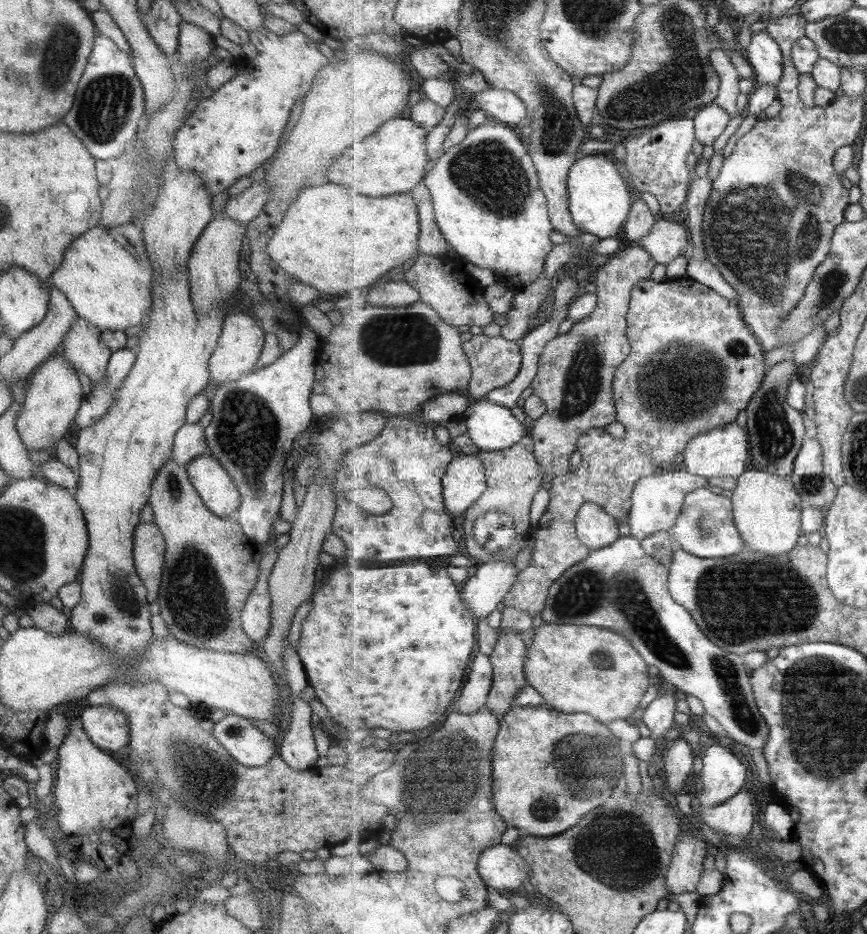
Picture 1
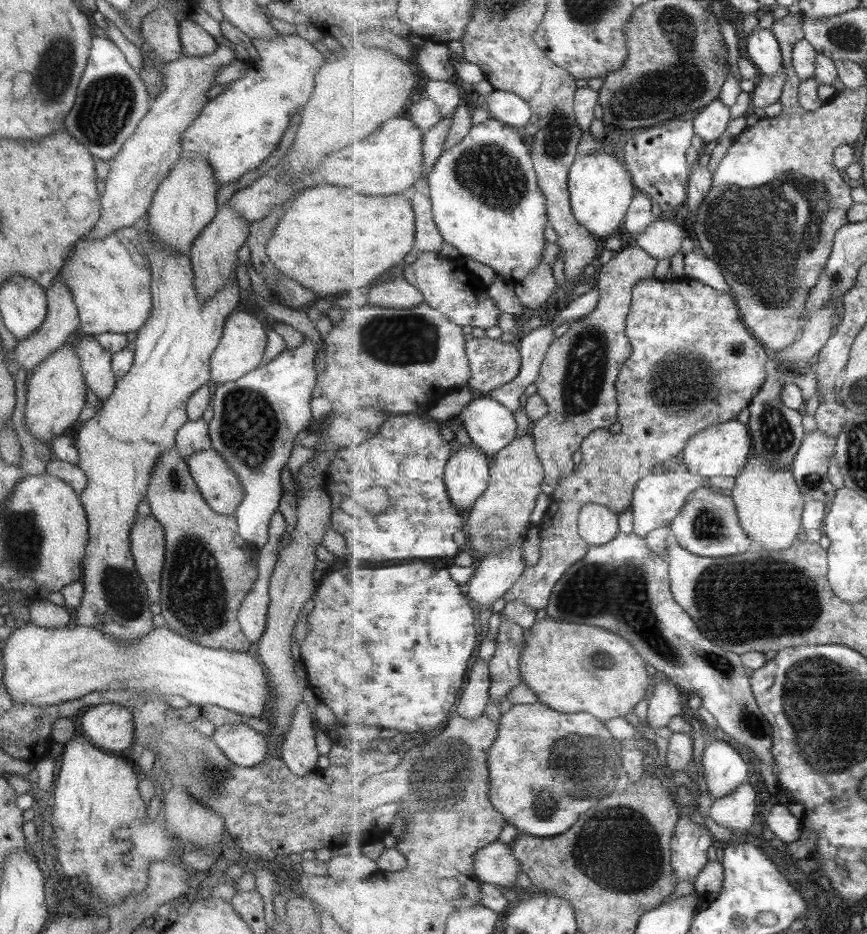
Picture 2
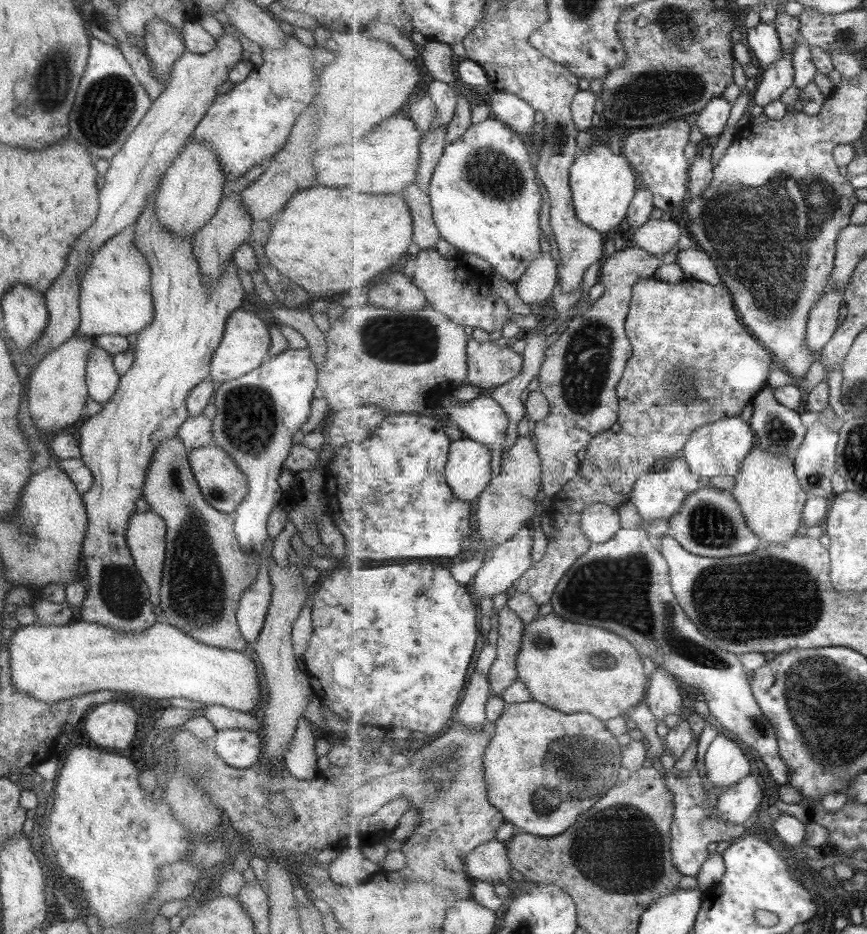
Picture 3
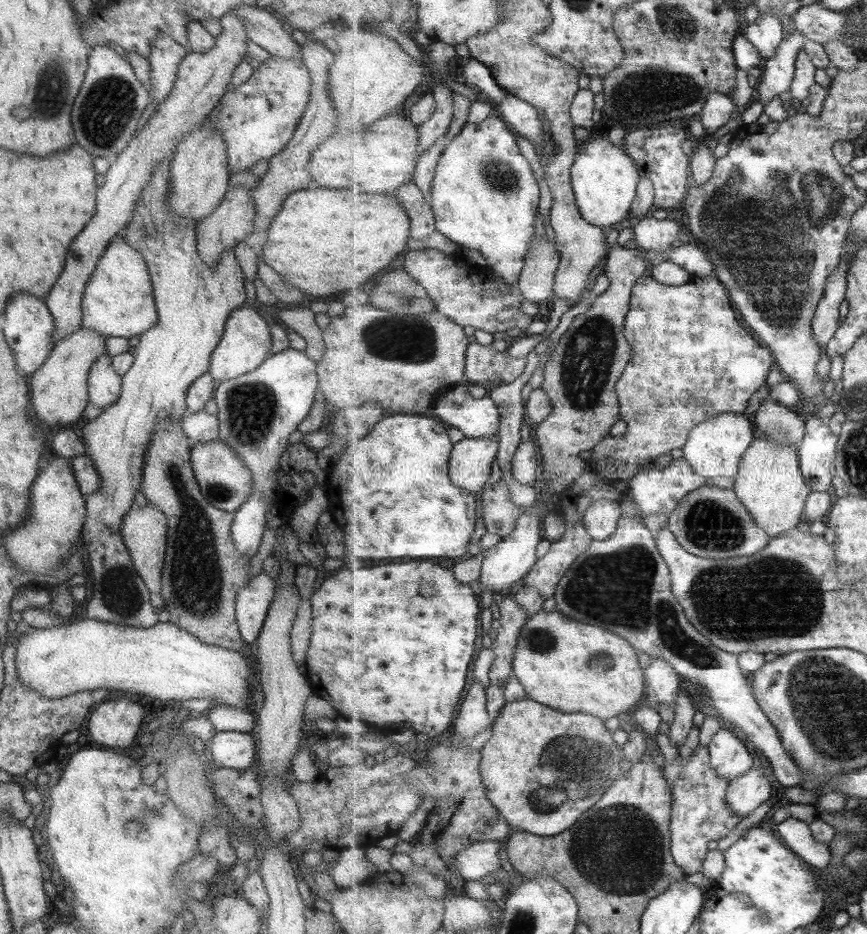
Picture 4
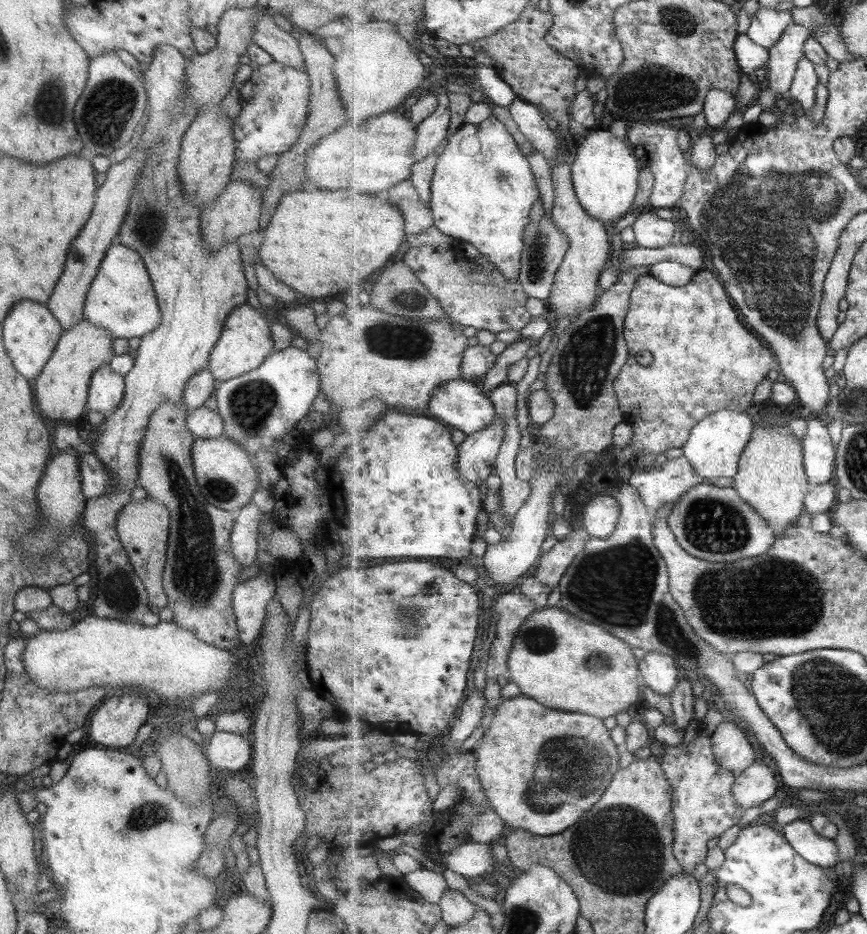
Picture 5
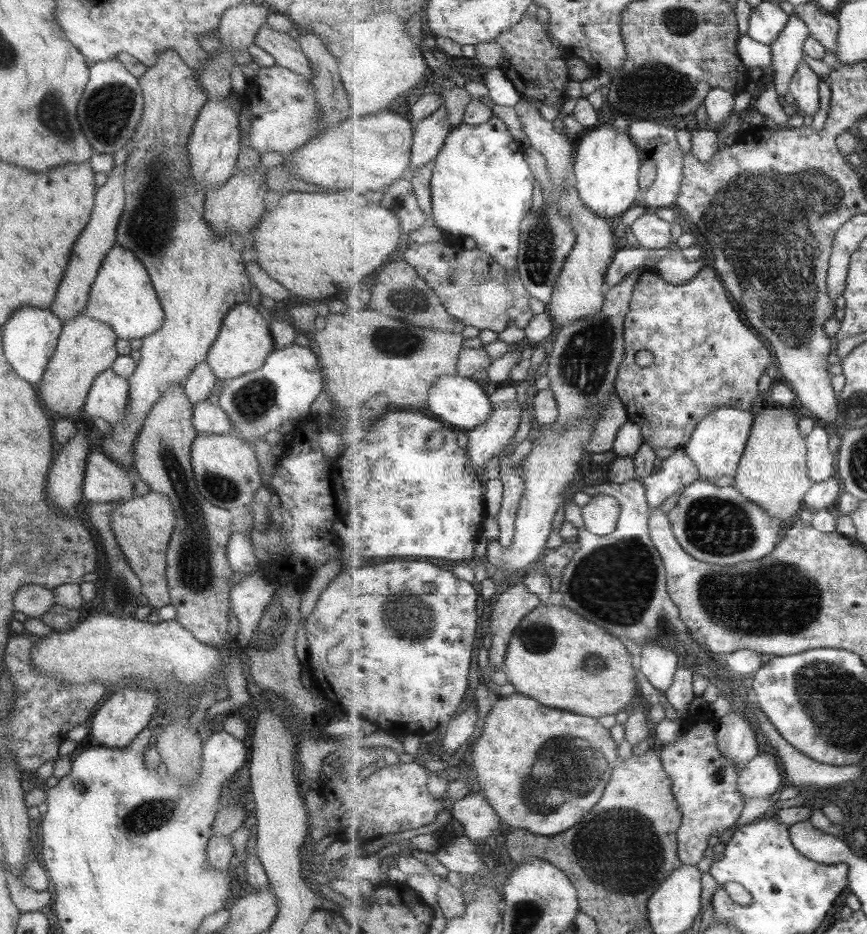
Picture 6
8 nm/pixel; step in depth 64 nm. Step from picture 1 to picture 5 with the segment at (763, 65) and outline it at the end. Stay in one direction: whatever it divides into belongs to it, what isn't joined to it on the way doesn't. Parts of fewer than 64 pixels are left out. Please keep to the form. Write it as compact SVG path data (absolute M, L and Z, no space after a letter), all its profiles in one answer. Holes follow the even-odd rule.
M760 7L752 17L747 34L755 44L770 49L783 38L787 27L794 20L794 13L779 12L775 9Z

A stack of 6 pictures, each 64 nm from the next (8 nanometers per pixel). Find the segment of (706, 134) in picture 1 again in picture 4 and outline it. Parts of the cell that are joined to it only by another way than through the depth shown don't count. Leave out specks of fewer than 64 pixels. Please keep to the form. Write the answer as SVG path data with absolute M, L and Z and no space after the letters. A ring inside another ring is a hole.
M714 92L709 95L705 104L703 112L699 114L700 122L706 133L712 134L721 130L731 120L731 114L735 110L735 101L730 97L730 93Z

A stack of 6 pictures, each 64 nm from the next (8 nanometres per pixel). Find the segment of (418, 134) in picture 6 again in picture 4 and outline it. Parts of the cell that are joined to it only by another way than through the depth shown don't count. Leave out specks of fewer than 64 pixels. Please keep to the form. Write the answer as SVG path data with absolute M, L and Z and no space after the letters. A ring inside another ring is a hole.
M439 81L432 95L435 97L436 114L425 124L418 127L420 132L420 150L433 148L441 138L445 138L454 119L454 92L444 82Z

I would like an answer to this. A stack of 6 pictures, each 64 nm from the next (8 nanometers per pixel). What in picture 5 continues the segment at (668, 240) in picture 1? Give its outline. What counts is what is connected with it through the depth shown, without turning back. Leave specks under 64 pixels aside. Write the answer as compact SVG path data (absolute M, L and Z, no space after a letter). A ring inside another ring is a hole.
M653 210L641 213L632 225L635 232L635 244L650 249L671 245L675 238L675 222L659 218Z

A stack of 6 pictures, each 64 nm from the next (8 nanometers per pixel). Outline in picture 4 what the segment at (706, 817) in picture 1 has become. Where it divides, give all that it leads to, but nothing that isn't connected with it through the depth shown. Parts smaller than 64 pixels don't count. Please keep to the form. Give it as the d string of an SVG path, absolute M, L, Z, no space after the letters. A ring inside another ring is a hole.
M752 768L739 778L732 780L728 788L728 806L739 817L747 818L751 812L771 798L770 781L761 774L761 769Z

